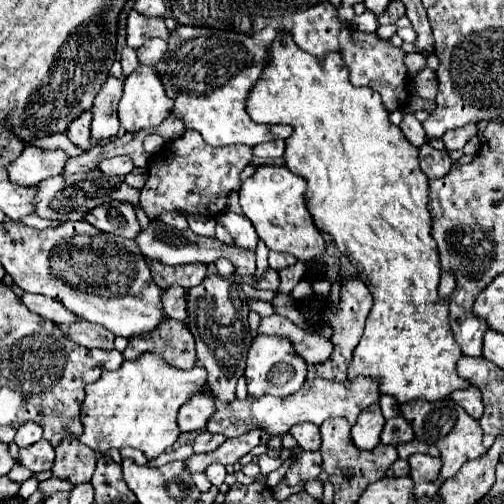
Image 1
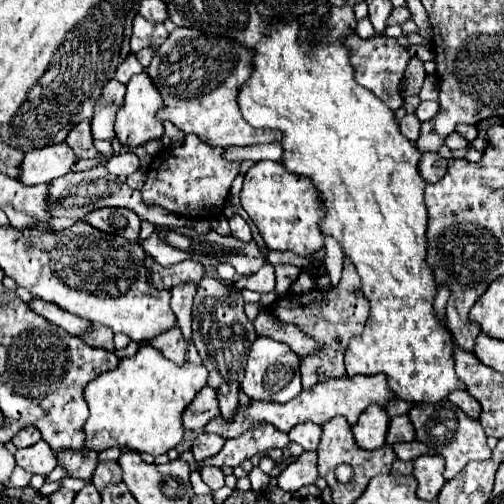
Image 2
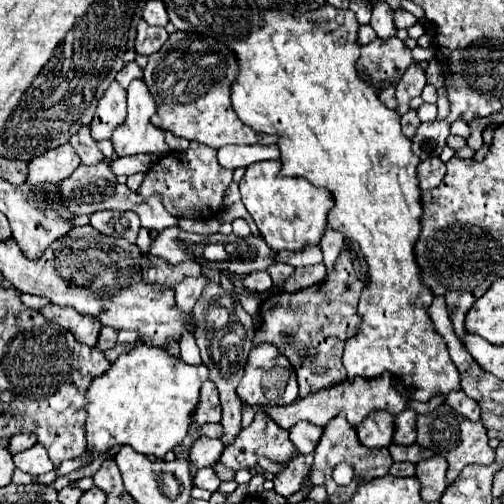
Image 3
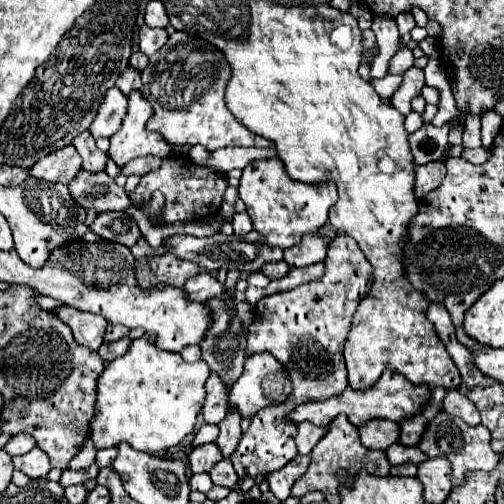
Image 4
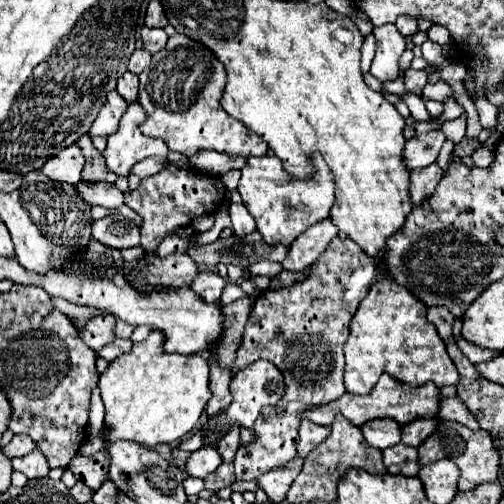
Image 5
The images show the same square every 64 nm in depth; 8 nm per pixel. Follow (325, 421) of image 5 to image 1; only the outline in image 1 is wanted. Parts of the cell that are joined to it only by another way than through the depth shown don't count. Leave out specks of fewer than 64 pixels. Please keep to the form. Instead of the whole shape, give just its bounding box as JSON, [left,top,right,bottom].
[206,378,380,438]

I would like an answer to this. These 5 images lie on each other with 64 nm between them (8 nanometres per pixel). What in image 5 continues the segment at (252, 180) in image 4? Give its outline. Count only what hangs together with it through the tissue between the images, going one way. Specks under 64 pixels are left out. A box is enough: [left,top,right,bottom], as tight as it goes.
[238,153,334,246]

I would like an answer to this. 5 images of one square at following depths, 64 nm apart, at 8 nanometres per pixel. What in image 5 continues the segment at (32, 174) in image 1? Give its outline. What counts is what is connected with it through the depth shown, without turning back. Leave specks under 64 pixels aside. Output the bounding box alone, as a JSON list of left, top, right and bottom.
[38,144,84,184]

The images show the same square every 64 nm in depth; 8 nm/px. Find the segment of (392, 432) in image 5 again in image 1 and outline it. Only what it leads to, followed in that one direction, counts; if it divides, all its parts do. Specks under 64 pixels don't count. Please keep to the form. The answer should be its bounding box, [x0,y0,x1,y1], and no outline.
[352,404,384,450]

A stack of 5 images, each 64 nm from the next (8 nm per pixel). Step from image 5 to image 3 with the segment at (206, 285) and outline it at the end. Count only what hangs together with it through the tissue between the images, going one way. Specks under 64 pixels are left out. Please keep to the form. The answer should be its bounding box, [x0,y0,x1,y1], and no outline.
[174,274,208,312]

